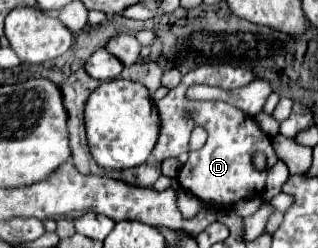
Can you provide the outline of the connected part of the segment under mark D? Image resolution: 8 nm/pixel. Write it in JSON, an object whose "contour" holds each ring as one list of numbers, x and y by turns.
{"contour":[[200,65,188,75,184,75,178,87,168,91,164,99,156,101,156,109,160,115,160,135,146,163,162,162,168,158,177,157,177,154,188,153,192,129,204,127,208,131,208,141,200,151,190,153,190,159,178,171,178,181,186,191,196,195,200,201,228,205,244,197,254,197,258,191,264,191,268,171,254,169,252,165,254,151,260,149,266,153,268,167,272,167,278,161,278,157,270,137,258,127,254,117,244,115,240,109,226,103,208,103,208,101,198,103,198,101,188,101,184,97,190,85,206,83,206,77,228,77,228,85,246,85,256,81,256,75,252,71,242,67,232,67,232,65]]}

